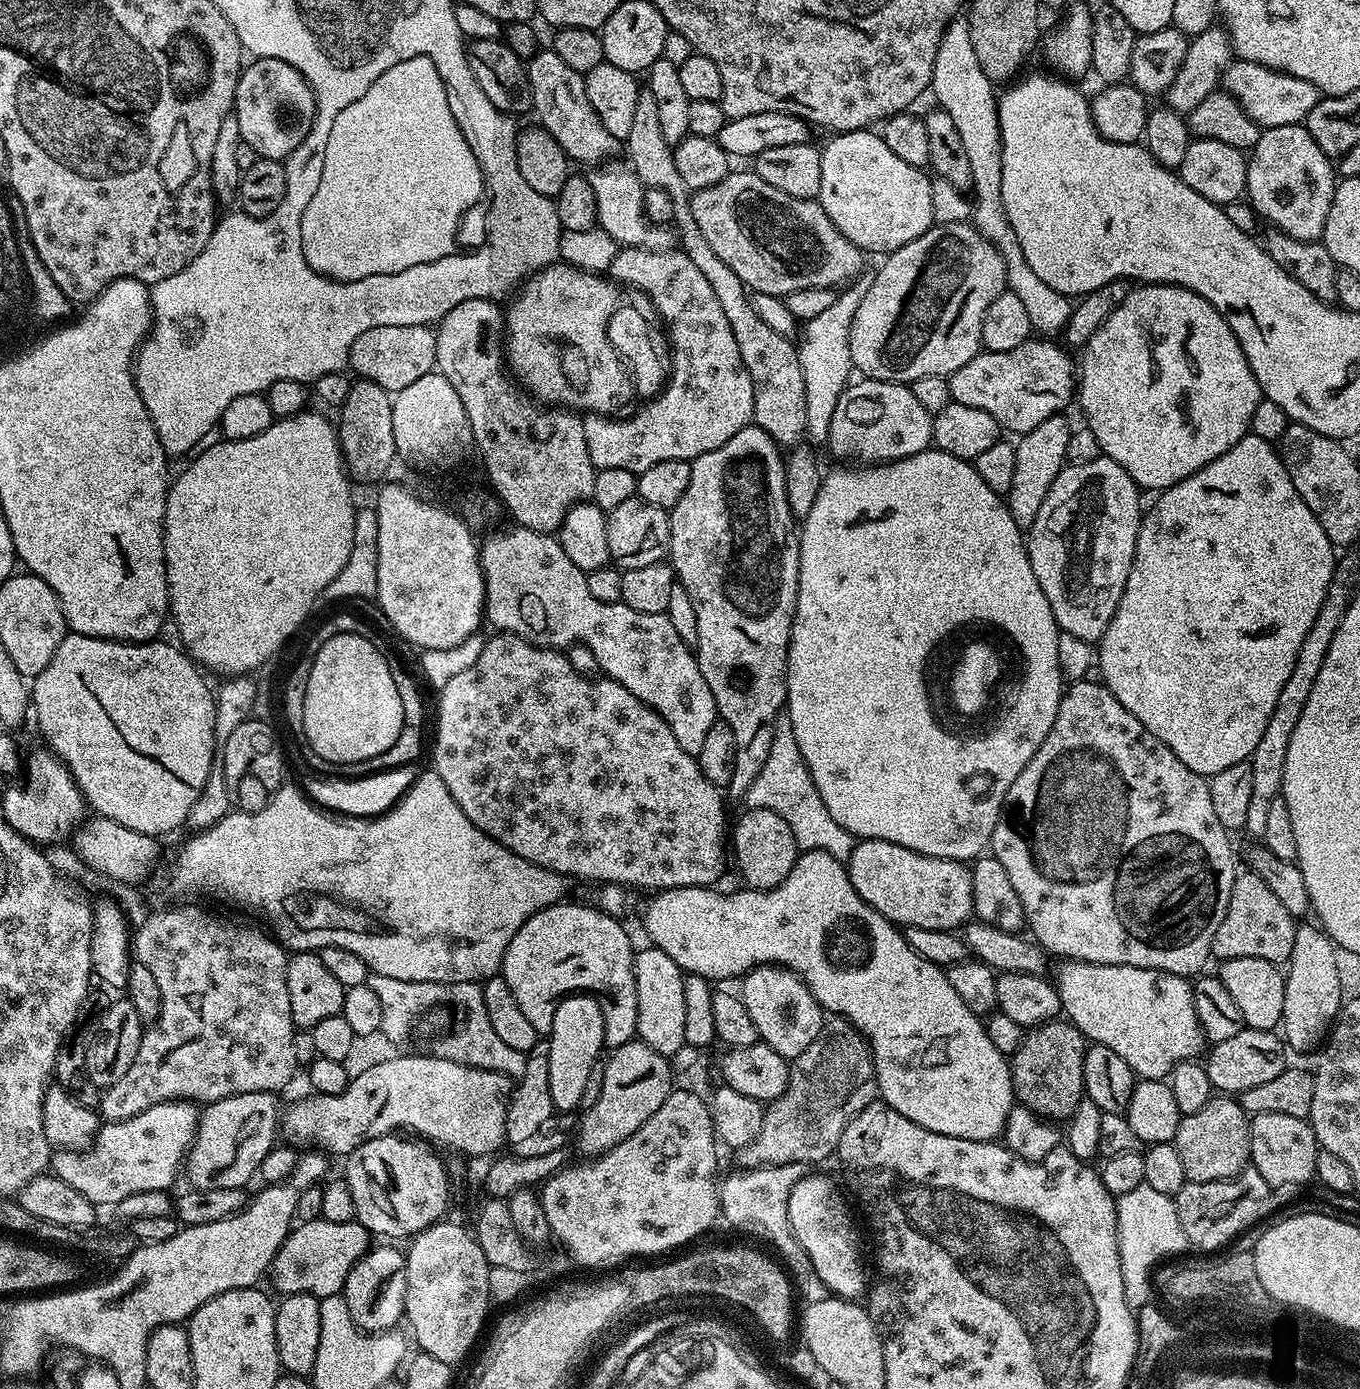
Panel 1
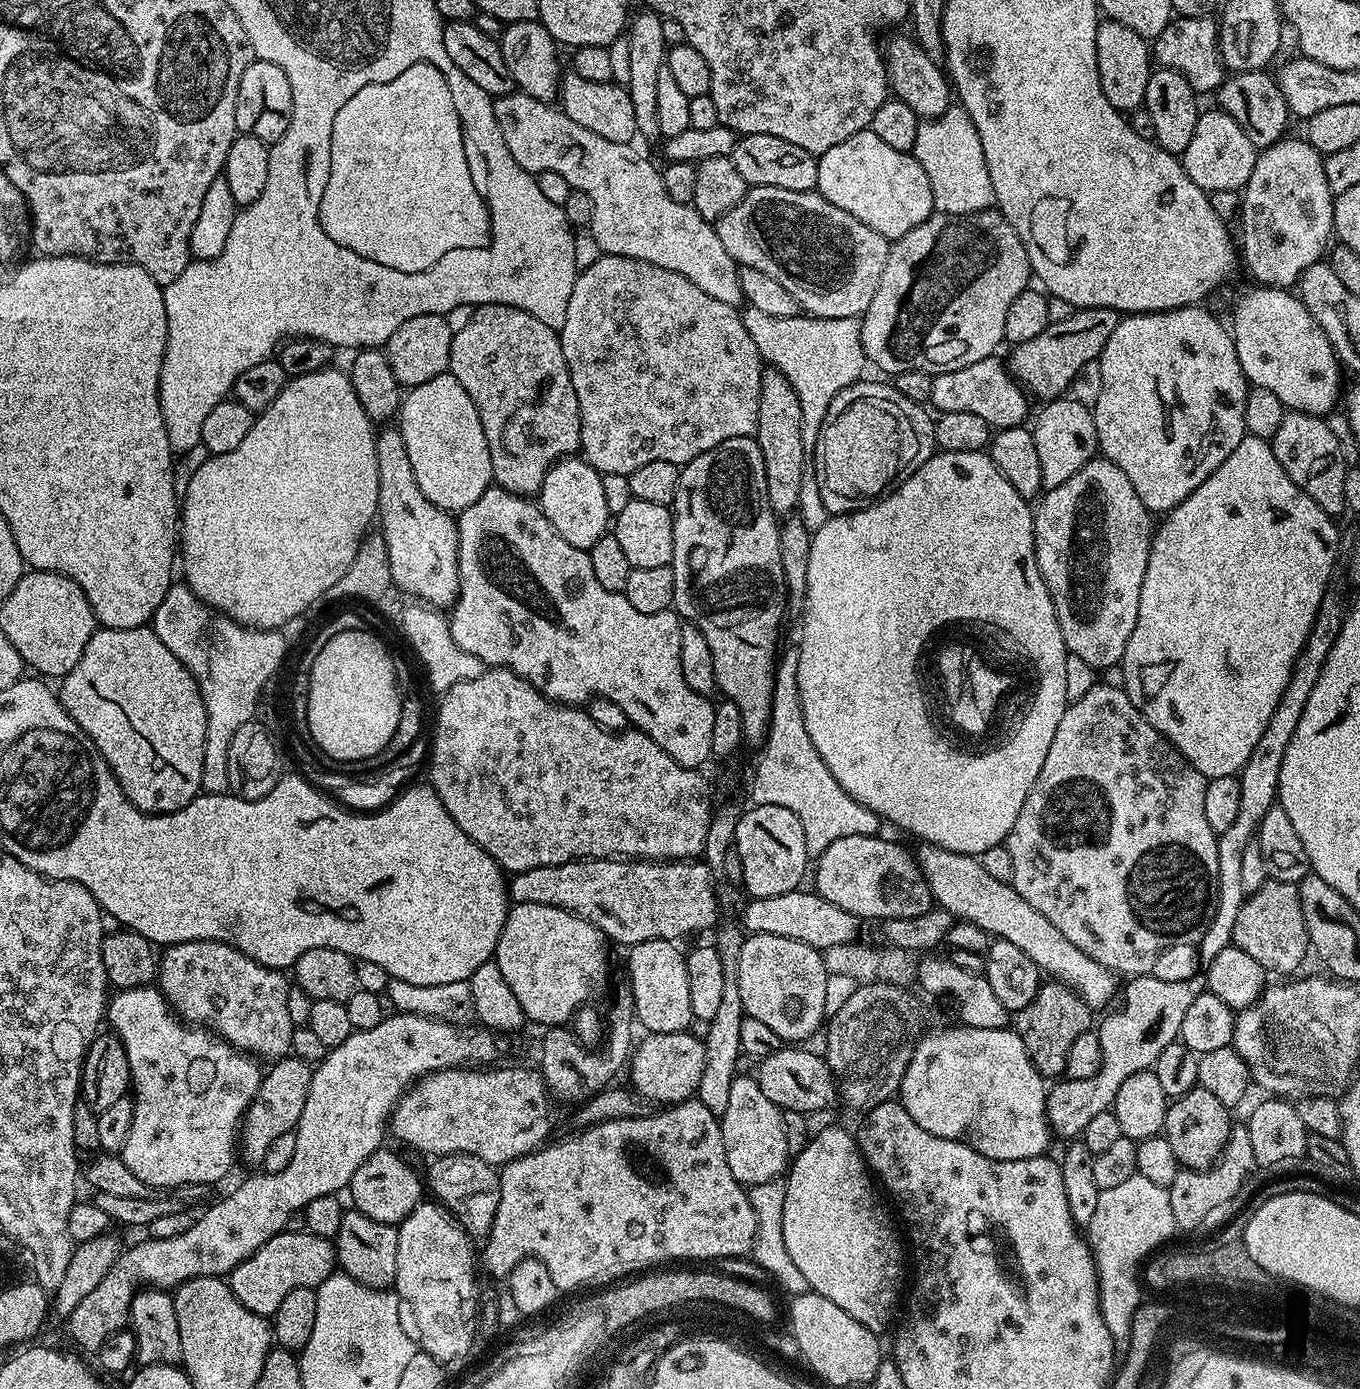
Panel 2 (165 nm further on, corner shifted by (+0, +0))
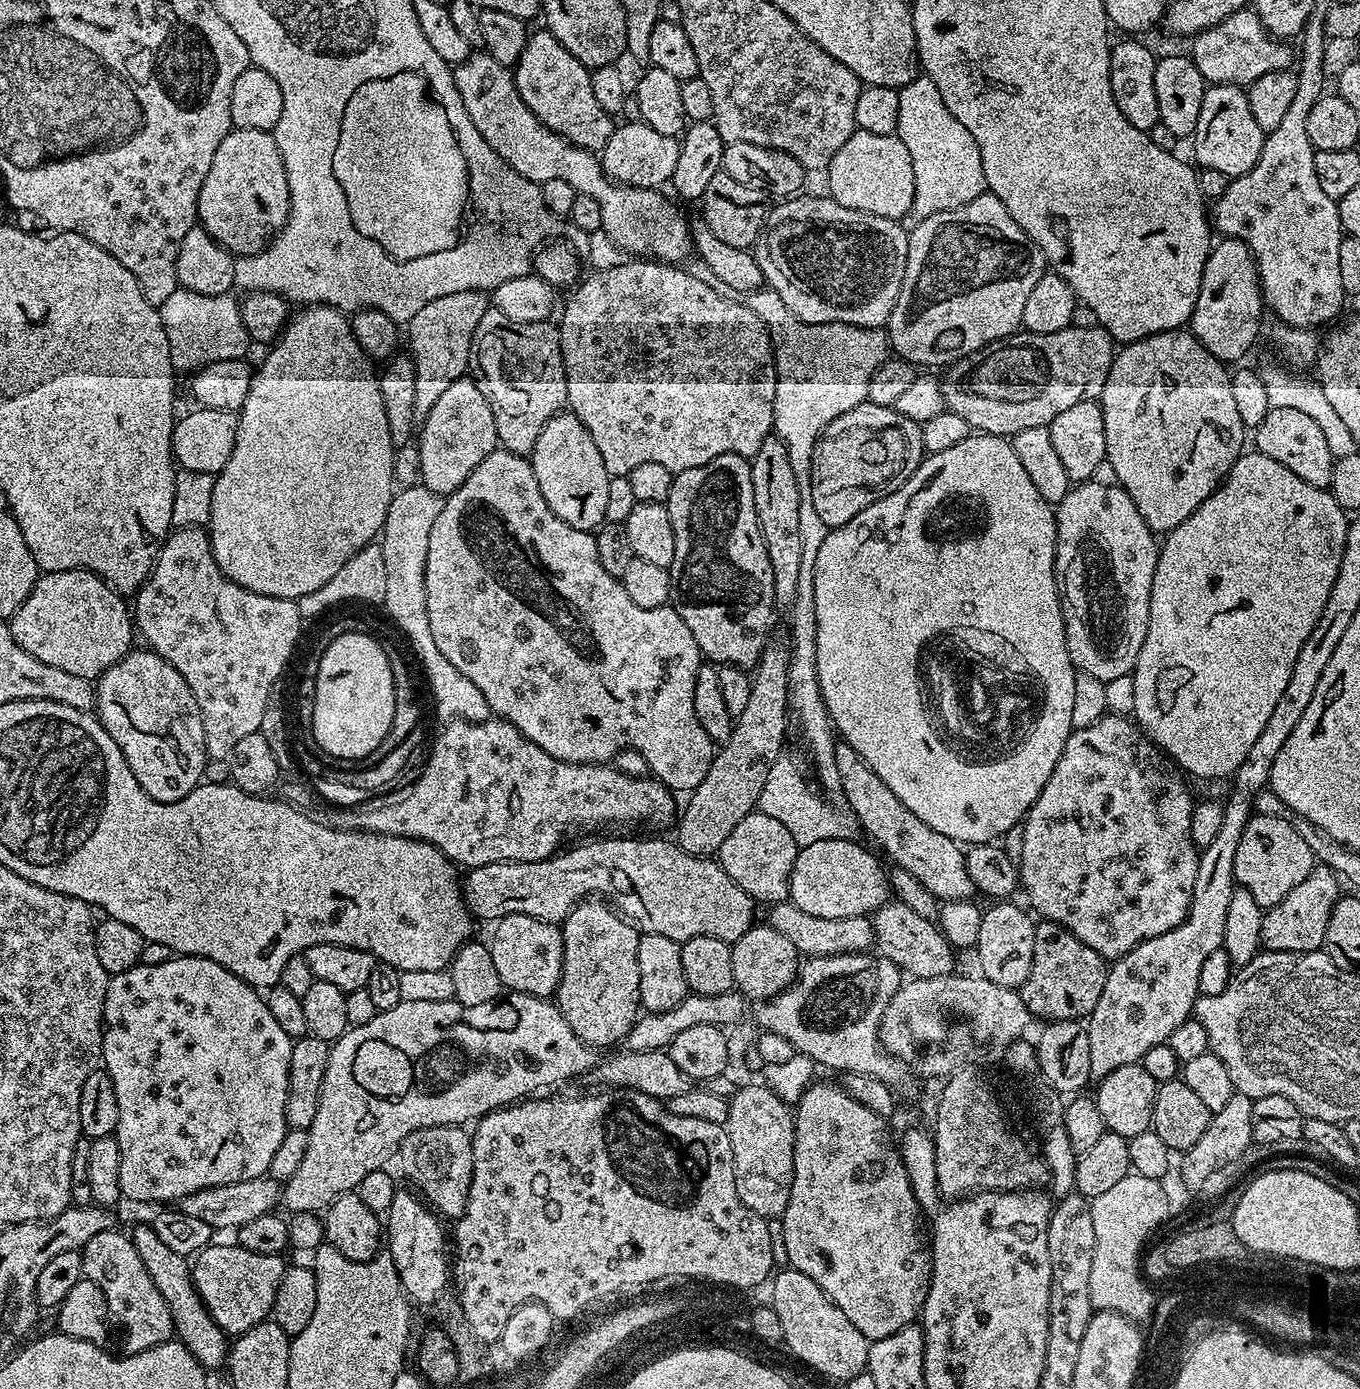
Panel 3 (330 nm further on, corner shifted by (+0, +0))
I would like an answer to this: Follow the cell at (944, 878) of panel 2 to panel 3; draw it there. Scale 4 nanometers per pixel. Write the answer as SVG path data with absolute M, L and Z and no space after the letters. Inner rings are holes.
M843 742L836 745L836 769L840 774L839 791L844 792L846 800L844 802L854 813L859 827L863 831L865 828L884 847L883 855L885 857L888 855L893 860L891 863L895 867L914 874L914 878L918 878L920 884L926 886L936 896L937 901L971 900L977 895L976 886L966 870L965 853L962 851L961 845L957 841L951 840L946 834L938 834L938 830L926 826L926 822L922 822L922 818L918 818L918 814L914 814L914 810L907 808L902 802L902 798L898 798L898 794L894 794L894 790L890 790L890 786L886 786L886 782L882 782L882 778L878 778L878 774L874 774L872 767L851 746Z

